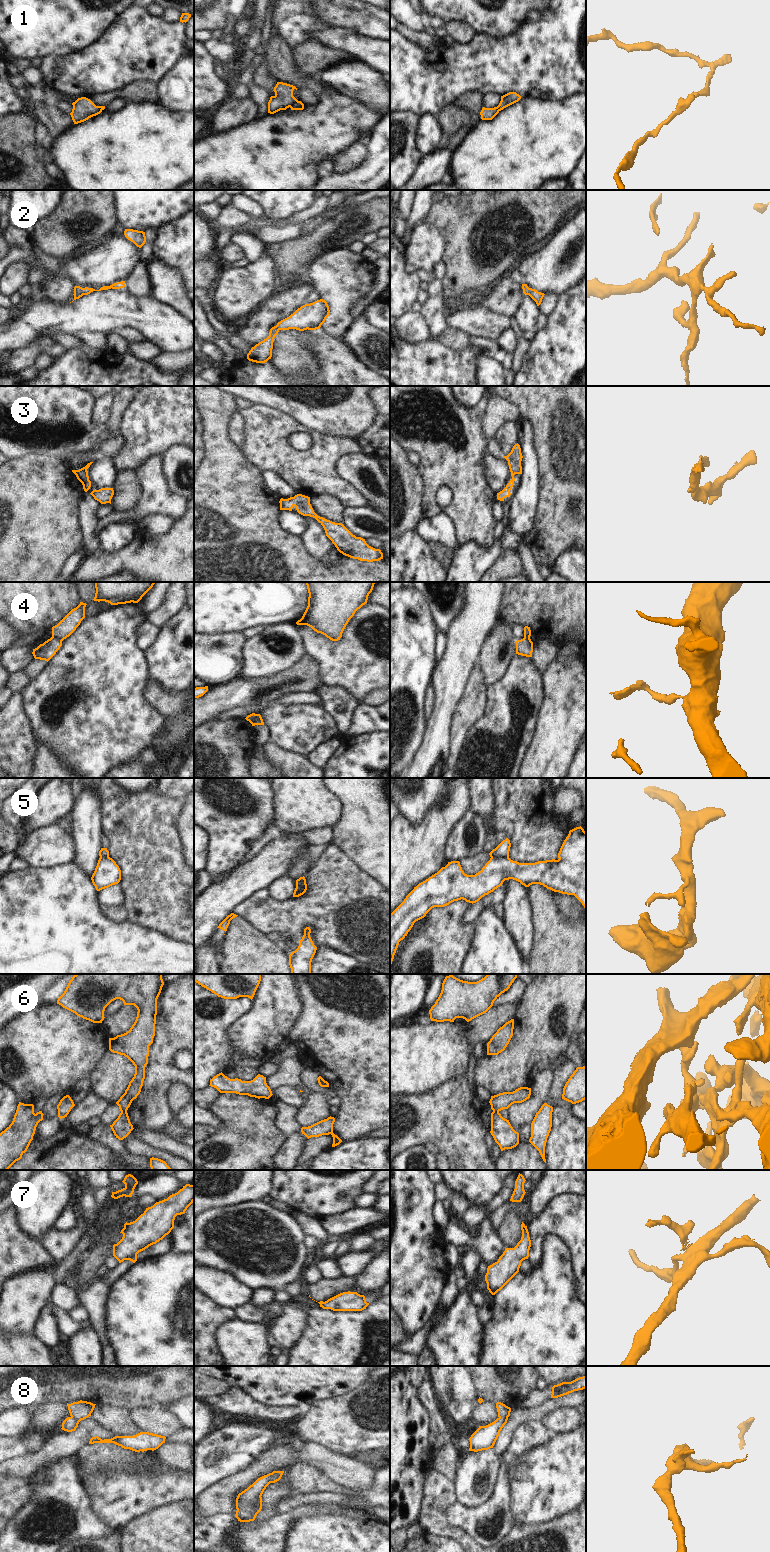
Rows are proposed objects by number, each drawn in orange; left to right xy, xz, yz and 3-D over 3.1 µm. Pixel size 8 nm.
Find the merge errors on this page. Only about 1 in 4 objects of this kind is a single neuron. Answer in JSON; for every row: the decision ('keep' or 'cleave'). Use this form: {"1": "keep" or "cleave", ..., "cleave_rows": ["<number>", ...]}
{"1": "cleave", "2": "keep", "3": "keep", "4": "cleave", "5": "cleave", "6": "cleave", "7": "cleave", "8": "cleave", "cleave_rows": ["1", "4", "5", "6", "7", "8"]}

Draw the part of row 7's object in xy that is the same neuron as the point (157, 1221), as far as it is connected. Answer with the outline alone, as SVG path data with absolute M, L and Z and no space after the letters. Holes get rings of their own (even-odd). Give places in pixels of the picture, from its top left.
M186 1184L177 1193L146 1208L143 1214L135 1221L128 1223L125 1227L122 1239L117 1244L113 1245L113 1256L119 1263L124 1260L130 1260L135 1263L137 1261L137 1254L149 1246L156 1244L168 1235L174 1228L175 1217L184 1214L193 1202L194 1185Z

